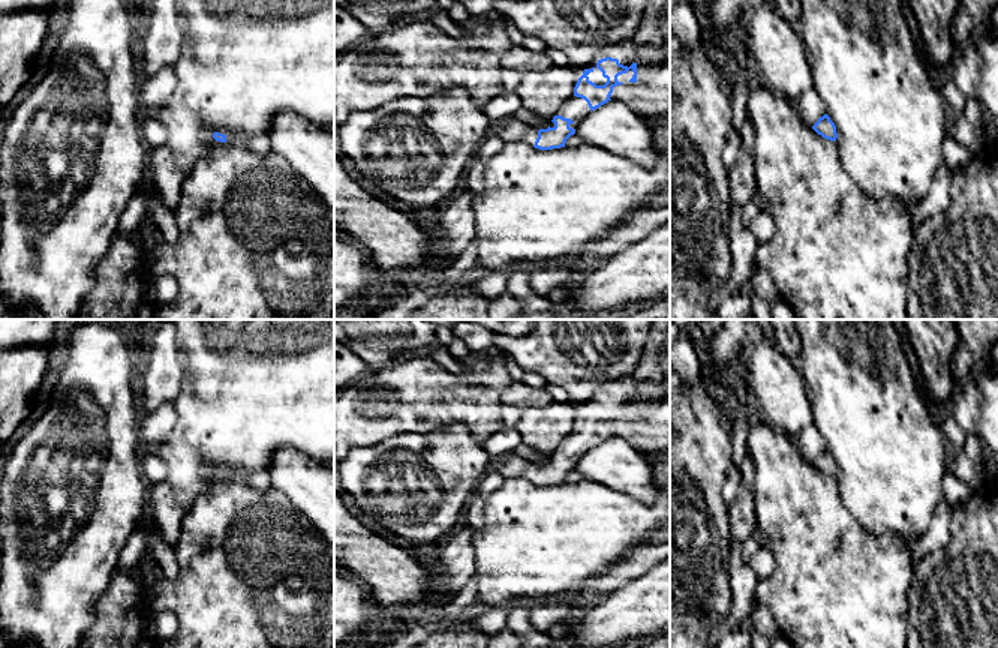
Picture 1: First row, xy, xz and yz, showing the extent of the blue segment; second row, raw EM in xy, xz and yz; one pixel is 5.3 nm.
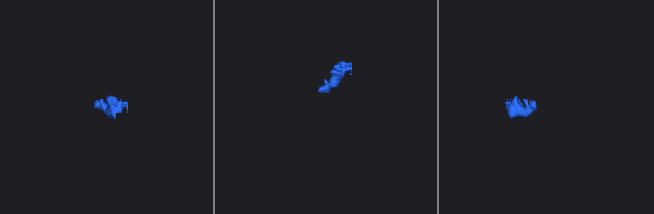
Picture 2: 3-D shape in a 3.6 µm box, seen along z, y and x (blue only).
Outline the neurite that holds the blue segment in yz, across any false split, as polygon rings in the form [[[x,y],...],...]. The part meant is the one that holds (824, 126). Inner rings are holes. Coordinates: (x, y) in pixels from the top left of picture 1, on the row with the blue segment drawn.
[[[827,114],[818,118],[812,129],[826,140],[836,141],[836,126]]]

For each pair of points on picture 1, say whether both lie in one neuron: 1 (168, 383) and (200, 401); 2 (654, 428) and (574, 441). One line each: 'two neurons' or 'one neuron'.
1: two neurons
2: one neuron

